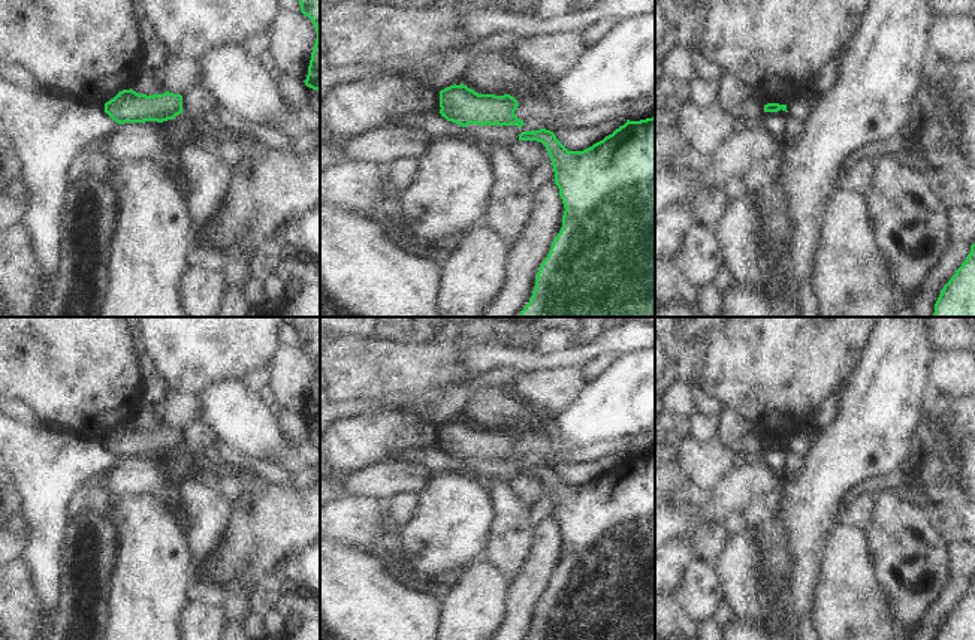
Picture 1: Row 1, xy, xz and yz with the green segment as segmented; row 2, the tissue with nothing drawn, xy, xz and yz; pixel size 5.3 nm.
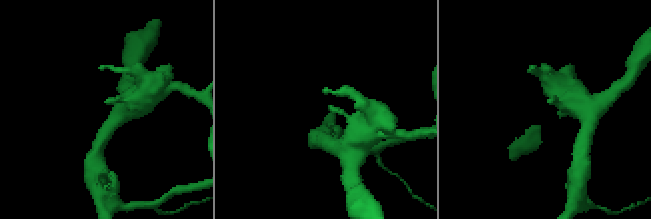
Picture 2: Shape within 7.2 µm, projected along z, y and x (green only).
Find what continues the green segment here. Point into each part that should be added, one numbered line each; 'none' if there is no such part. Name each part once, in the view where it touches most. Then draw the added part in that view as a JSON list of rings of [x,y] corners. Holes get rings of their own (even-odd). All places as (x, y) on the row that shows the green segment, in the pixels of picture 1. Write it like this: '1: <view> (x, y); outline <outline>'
none

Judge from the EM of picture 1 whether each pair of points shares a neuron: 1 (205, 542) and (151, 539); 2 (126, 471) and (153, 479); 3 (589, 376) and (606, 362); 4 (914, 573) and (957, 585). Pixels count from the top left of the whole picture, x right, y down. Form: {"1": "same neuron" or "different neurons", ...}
{"1": "different neurons", "2": "same neuron", "3": "same neuron", "4": "different neurons"}

